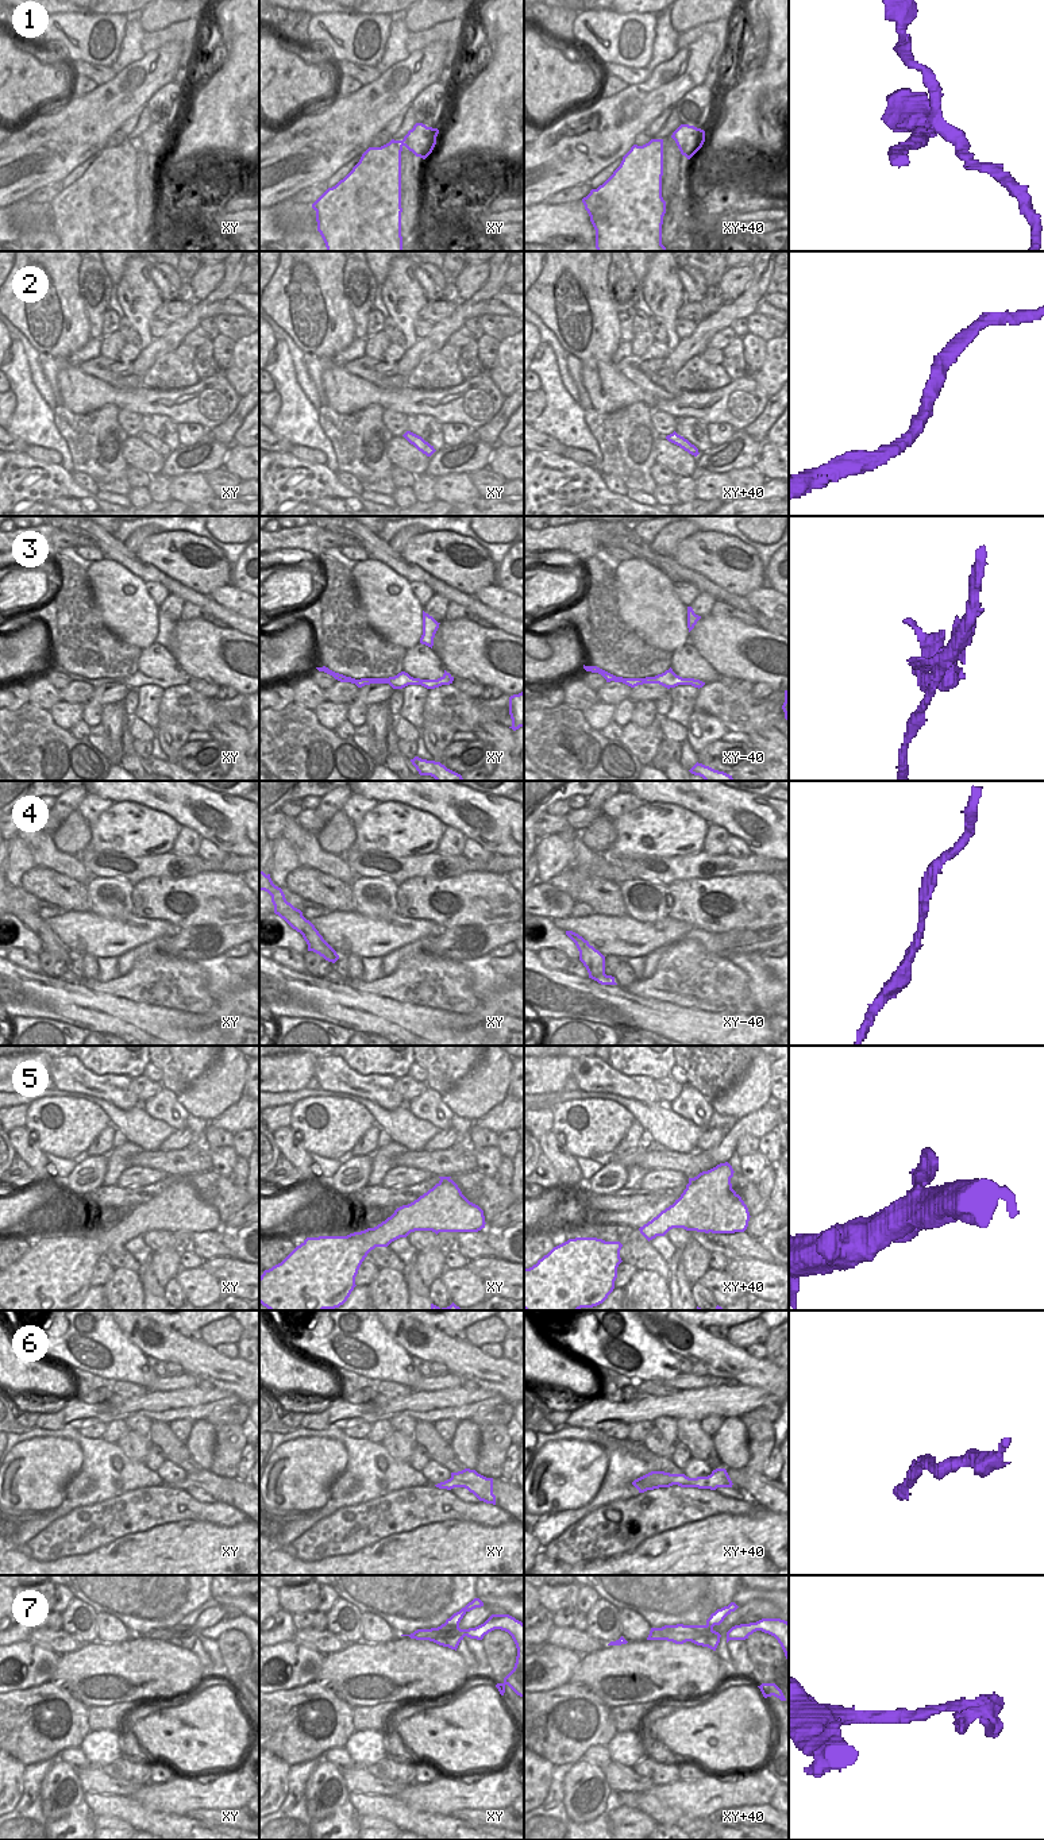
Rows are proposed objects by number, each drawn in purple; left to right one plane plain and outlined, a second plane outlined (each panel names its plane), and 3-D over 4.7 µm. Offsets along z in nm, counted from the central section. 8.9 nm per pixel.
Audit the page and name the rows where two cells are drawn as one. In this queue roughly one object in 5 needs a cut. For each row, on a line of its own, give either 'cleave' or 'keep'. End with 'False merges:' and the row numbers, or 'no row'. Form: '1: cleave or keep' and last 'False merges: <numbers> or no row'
1: cleave
2: keep
3: keep
4: keep
5: keep
6: keep
7: keep
False merges: 1

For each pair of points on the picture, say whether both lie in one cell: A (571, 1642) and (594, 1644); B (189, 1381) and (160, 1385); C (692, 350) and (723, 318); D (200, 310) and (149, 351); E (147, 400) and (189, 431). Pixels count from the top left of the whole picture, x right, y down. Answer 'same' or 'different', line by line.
A: same
B: same
C: same
D: same
E: different

